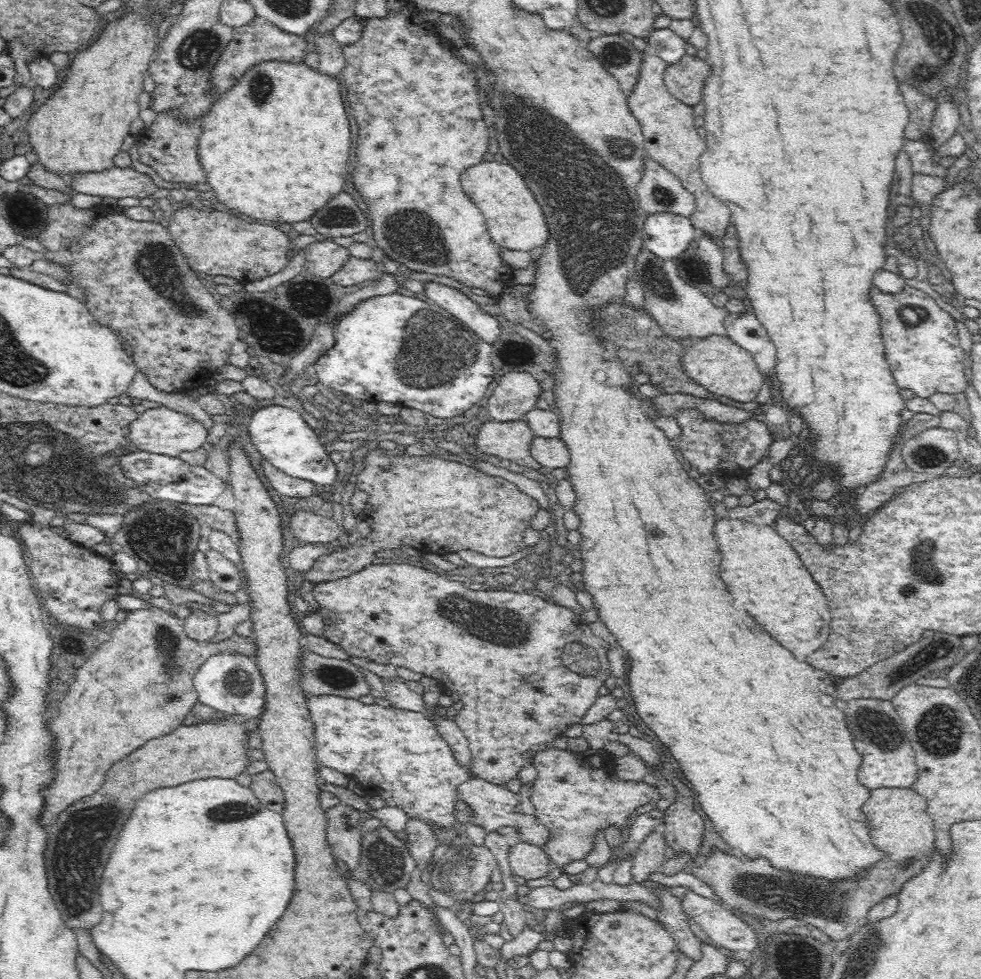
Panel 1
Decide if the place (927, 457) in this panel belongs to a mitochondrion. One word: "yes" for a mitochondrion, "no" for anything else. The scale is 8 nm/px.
yes

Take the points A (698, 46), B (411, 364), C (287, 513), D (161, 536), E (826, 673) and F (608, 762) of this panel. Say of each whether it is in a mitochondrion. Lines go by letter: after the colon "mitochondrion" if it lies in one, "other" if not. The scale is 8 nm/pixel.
A: other
B: mitochondrion
C: other
D: mitochondrion
E: other
F: other

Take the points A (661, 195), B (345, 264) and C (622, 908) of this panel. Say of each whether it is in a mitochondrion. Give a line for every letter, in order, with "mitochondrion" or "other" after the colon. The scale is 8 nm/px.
A: mitochondrion
B: other
C: other

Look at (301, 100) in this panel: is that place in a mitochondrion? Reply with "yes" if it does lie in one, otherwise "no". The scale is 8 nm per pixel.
no

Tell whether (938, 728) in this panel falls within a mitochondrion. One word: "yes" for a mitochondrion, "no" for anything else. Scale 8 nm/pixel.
yes

